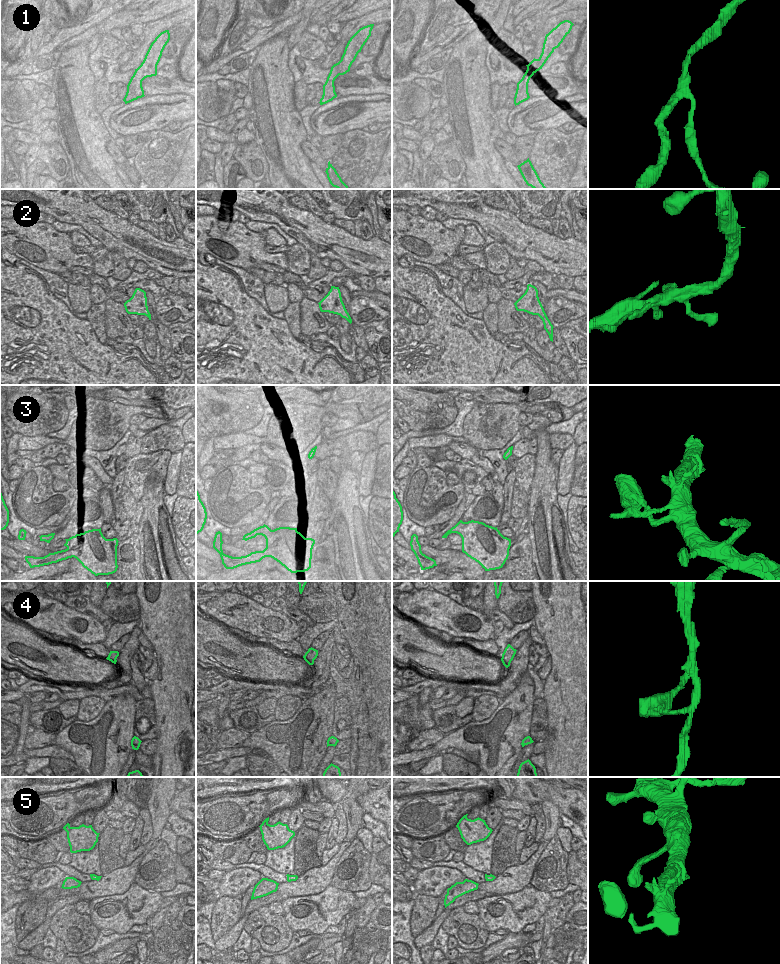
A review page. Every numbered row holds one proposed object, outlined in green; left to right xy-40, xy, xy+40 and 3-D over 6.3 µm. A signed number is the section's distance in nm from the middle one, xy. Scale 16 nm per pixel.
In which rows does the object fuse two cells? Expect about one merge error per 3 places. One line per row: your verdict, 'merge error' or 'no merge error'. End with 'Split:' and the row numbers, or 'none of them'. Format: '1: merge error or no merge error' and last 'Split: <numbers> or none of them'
1: merge error
2: no merge error
3: merge error
4: merge error
5: no merge error
Split: 1, 3, 4

